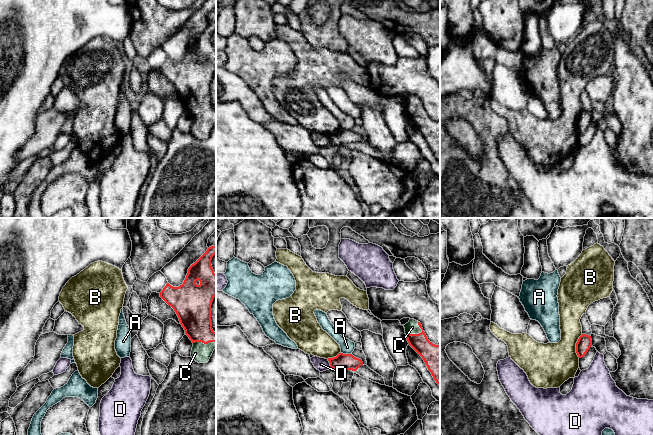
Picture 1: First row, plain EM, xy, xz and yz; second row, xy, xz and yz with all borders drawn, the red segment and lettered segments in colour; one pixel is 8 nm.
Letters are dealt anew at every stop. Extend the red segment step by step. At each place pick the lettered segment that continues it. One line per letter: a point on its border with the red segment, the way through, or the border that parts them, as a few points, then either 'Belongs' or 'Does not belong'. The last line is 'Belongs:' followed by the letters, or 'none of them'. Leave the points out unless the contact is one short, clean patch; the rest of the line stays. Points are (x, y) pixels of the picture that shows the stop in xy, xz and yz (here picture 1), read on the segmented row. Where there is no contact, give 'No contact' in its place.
A: Touches red at xz (346, 354). Boundary: xz (341, 352), (351, 354). Does not belong
B: Touches red at yz (576, 346). Boundary: yz (582, 334), (576, 343), (576, 354), (578, 357). Does not belong
C: Touches red at xz (419, 333). Belongs
D: Touches red at xz (329, 362). Boundary: xz (327, 359), (331, 367). Does not belong
Belongs: C

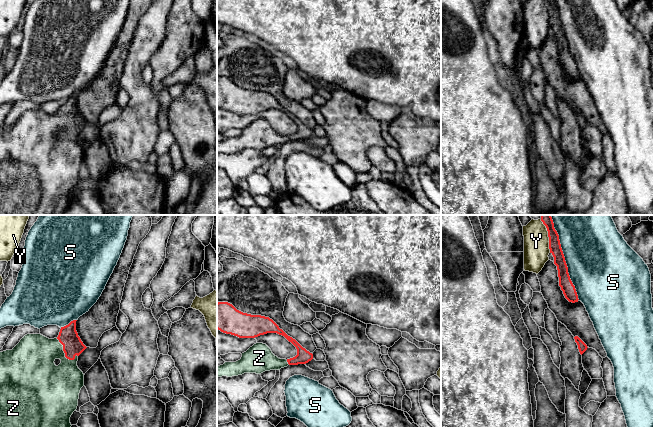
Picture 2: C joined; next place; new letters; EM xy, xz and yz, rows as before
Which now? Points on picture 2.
S: Touches red at yz (564, 257). Does not belong
Y: Touches red at yz (548, 236). Does not belong
Z: Touches red at xy (63, 350). Belongs
Belongs: Z

